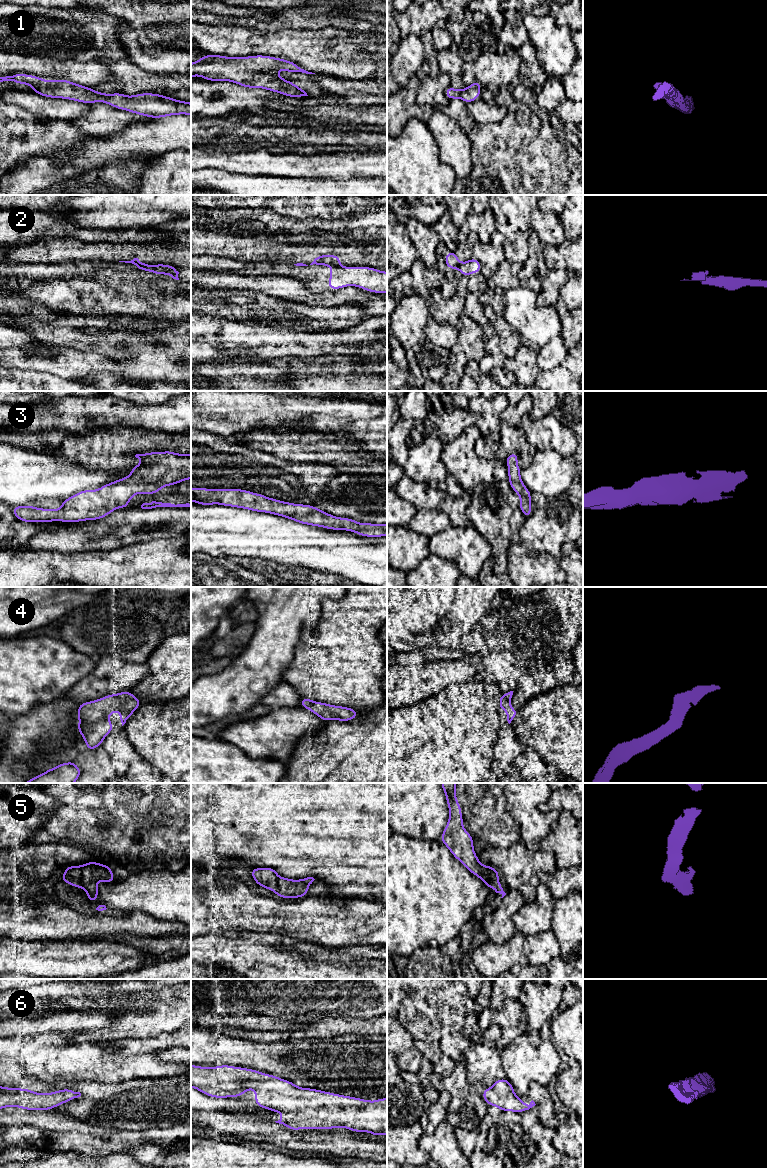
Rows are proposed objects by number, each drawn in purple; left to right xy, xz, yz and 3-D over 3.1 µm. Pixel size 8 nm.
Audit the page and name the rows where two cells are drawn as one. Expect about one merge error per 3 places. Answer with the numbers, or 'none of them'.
2, 5

